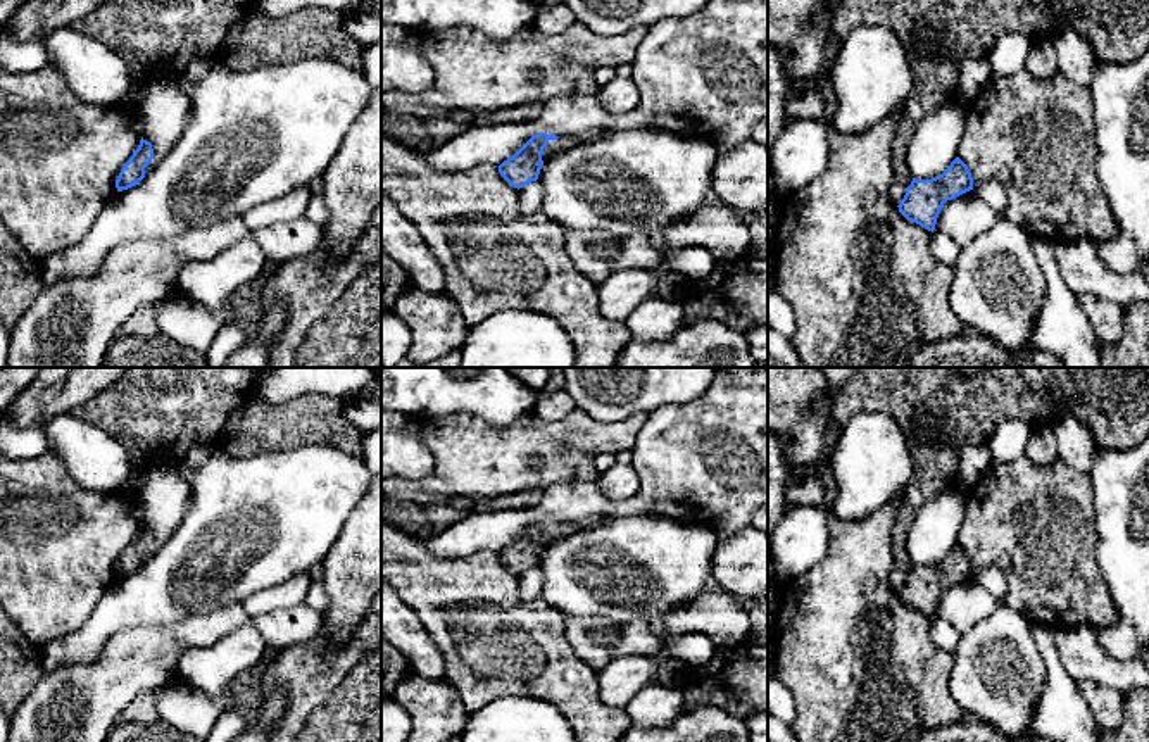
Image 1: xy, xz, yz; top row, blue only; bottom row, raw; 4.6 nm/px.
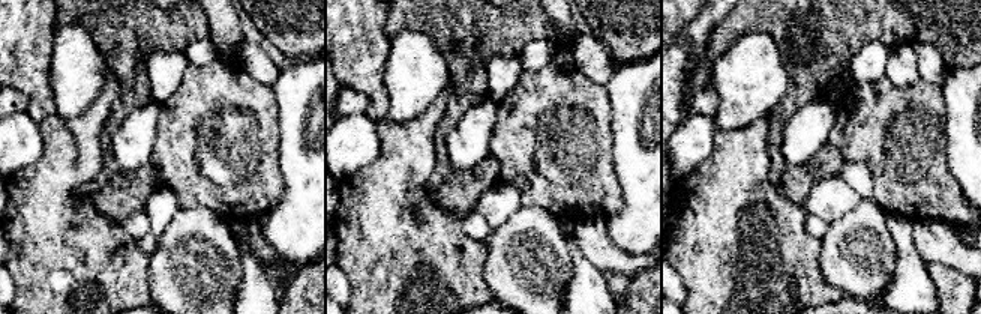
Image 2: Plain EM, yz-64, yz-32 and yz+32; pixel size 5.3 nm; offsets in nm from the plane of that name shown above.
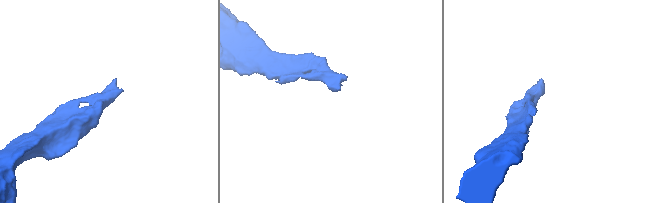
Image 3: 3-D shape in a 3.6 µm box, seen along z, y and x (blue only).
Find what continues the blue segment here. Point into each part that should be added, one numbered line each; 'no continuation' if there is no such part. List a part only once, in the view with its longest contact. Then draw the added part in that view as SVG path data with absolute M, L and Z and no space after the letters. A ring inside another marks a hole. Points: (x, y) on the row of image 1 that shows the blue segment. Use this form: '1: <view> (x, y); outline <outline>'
1: xz (563, 144); outline M559 136L557 140L549 140L547 147L542 152L542 160L545 162L547 159L550 159L561 152L566 152L580 143L581 141L573 136Z

